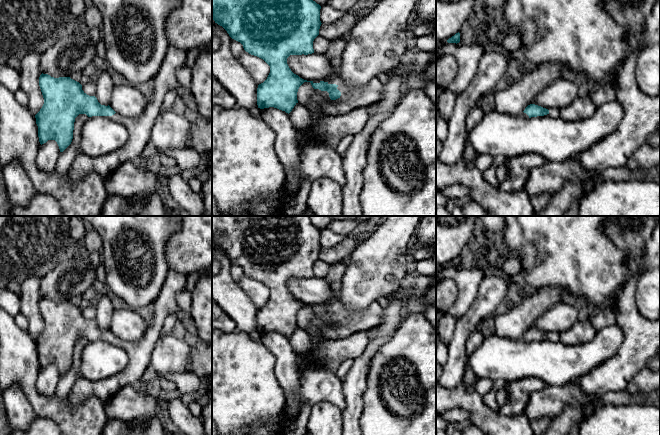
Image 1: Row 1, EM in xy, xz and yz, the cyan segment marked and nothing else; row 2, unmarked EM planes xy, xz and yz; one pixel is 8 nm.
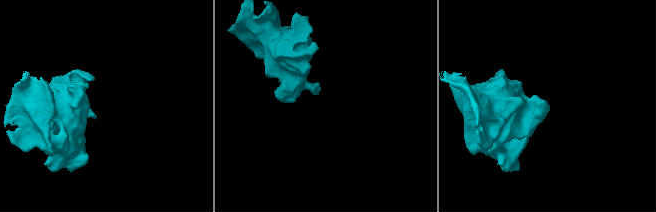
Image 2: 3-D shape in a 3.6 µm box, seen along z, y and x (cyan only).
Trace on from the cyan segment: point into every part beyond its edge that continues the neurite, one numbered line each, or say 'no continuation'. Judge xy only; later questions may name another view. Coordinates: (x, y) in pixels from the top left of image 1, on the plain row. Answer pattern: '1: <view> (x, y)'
1: xy (139, 353)

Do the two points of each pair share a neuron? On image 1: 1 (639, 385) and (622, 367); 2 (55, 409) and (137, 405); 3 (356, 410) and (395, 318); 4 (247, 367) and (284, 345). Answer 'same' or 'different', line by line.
1: different
2: different
3: same
4: different

